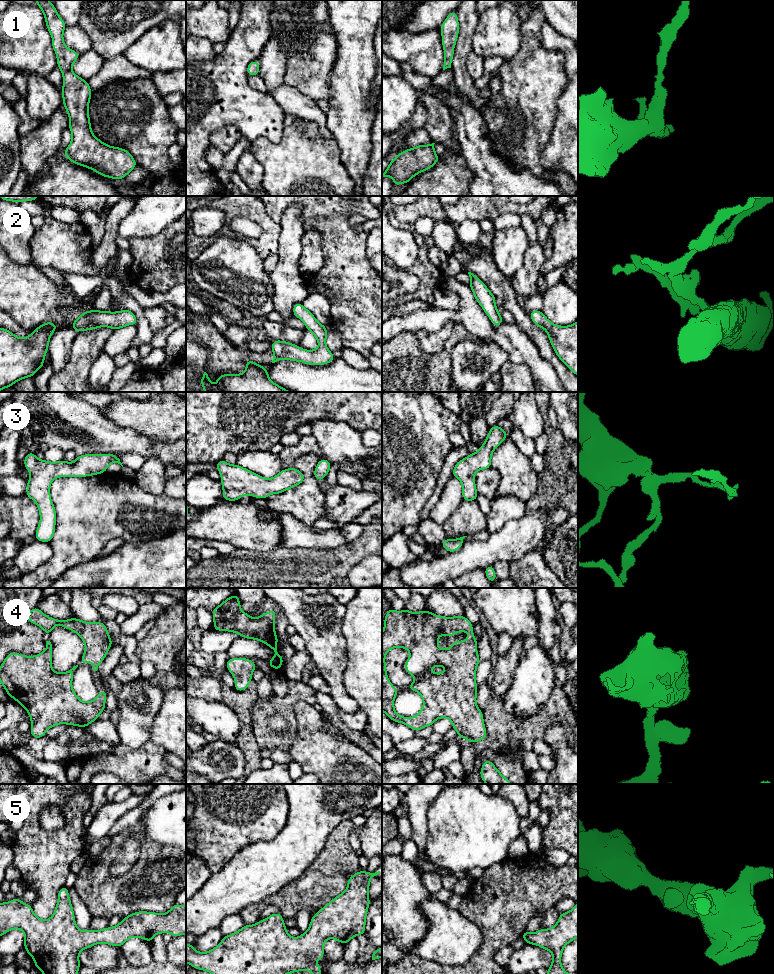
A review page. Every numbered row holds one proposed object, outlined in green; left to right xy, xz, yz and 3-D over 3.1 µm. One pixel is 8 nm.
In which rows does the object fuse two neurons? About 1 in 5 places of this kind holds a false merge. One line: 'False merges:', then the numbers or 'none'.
False merges: none

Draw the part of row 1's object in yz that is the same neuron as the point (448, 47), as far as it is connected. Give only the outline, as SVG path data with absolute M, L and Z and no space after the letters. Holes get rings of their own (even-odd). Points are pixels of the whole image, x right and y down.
M451 11L439 30L442 34L442 46L445 54L443 70L445 70L451 68L454 47L458 39L459 22L457 12Z

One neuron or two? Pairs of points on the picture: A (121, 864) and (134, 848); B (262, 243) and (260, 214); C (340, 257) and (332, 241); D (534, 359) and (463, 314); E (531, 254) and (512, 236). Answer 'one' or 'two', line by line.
A: one
B: one
C: one
D: one
E: two

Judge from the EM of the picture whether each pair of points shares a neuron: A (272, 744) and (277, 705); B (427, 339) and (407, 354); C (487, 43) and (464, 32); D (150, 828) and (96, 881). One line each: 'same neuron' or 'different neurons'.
A: same neuron
B: different neurons
C: different neurons
D: different neurons

